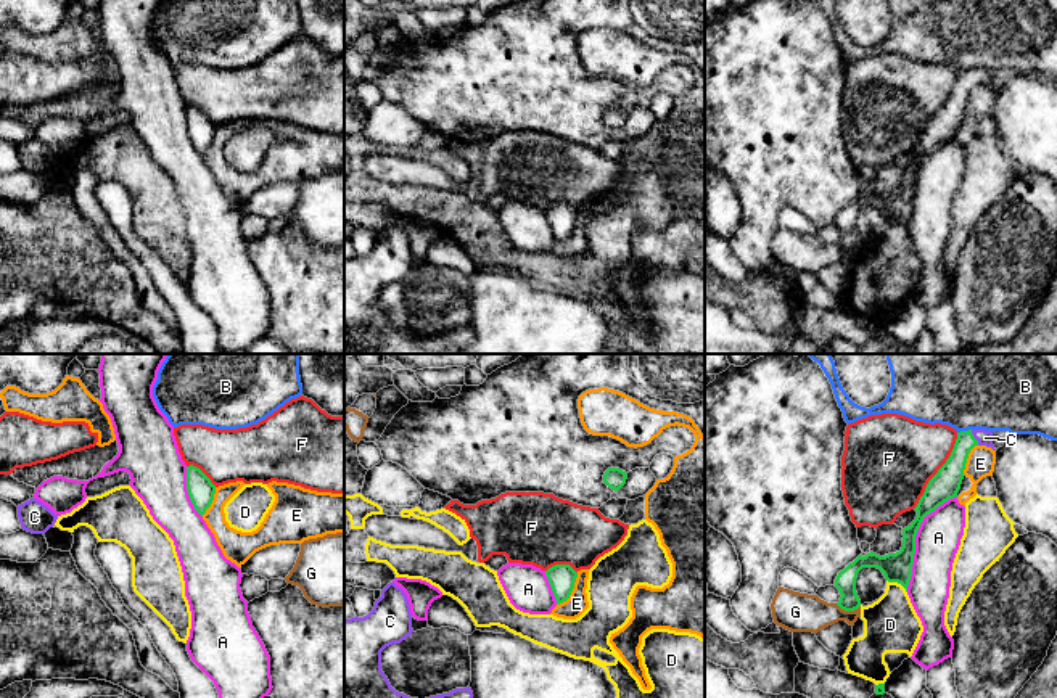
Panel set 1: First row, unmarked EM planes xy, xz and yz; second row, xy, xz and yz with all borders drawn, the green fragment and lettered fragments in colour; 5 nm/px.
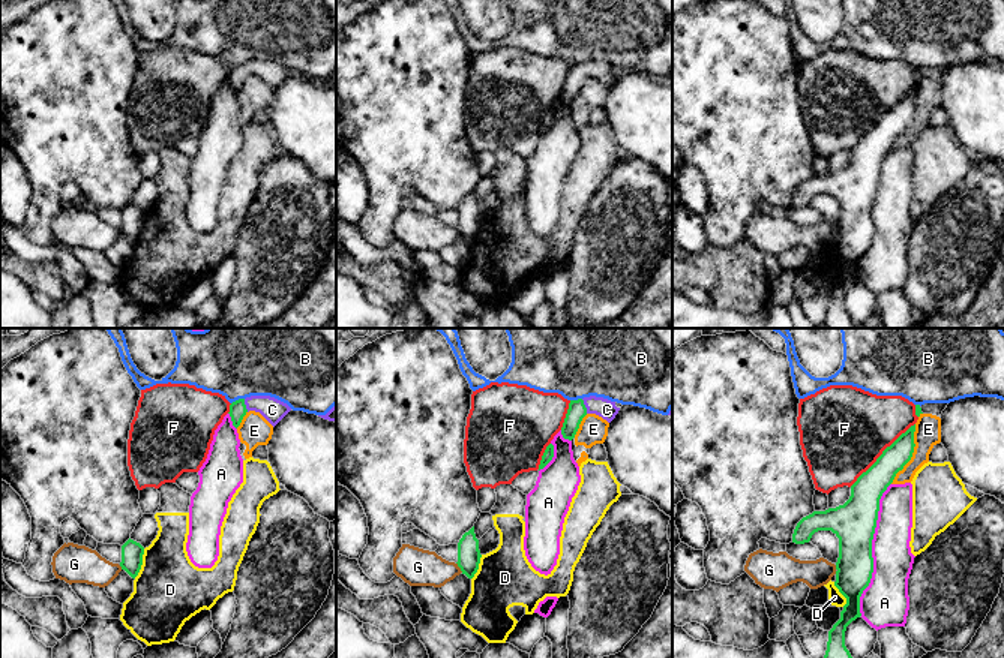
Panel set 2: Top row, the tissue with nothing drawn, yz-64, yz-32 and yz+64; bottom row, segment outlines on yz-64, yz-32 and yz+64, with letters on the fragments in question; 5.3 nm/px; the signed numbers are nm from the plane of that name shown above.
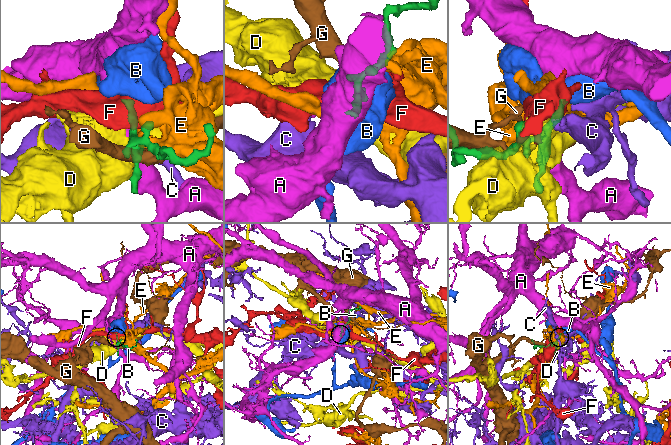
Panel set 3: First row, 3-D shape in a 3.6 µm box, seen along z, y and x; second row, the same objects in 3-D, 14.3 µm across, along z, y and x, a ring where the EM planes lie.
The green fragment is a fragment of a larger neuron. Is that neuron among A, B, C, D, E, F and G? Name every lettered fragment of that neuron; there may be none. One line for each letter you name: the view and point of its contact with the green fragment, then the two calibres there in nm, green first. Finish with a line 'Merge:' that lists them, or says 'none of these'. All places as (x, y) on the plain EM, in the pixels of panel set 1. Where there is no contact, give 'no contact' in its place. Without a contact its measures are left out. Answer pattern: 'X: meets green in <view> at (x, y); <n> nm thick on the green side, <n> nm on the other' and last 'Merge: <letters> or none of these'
C: meets green in yz at (974, 78); 140 nm thick on the green side, 80 nm on the other
Merge: C

